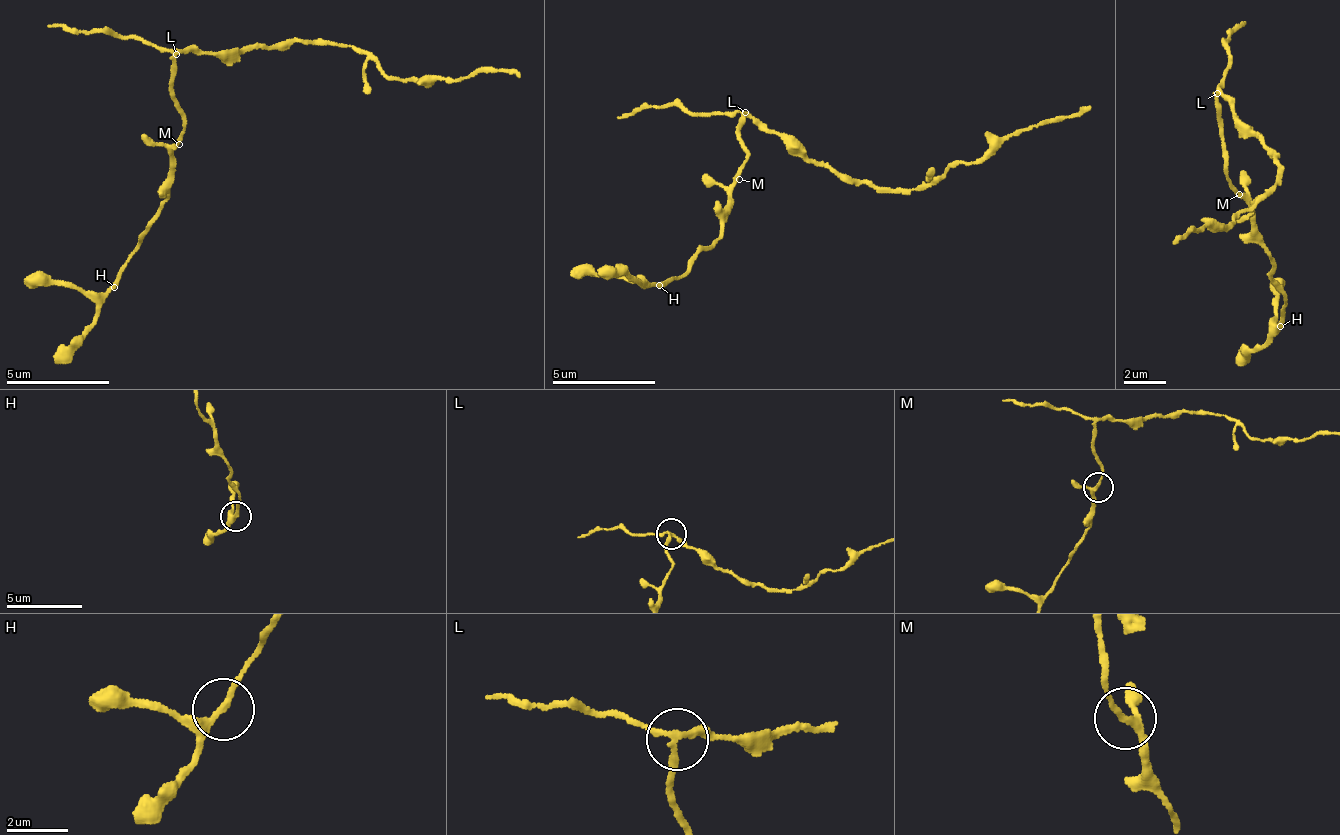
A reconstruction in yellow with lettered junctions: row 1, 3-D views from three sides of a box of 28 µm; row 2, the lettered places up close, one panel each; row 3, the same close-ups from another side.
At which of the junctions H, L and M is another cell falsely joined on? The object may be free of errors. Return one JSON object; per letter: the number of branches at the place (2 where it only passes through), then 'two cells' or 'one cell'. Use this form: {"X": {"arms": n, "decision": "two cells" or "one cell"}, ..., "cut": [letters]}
{"H": {"arms": 3, "decision": "one cell"}, "L": {"arms": 3, "decision": "two cells"}, "M": {"arms": 3, "decision": "one cell"}, "cut": ["L"]}

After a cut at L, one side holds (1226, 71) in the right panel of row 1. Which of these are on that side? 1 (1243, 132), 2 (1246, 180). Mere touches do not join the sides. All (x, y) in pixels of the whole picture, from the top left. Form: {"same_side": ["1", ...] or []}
{"same_side": ["1"]}

